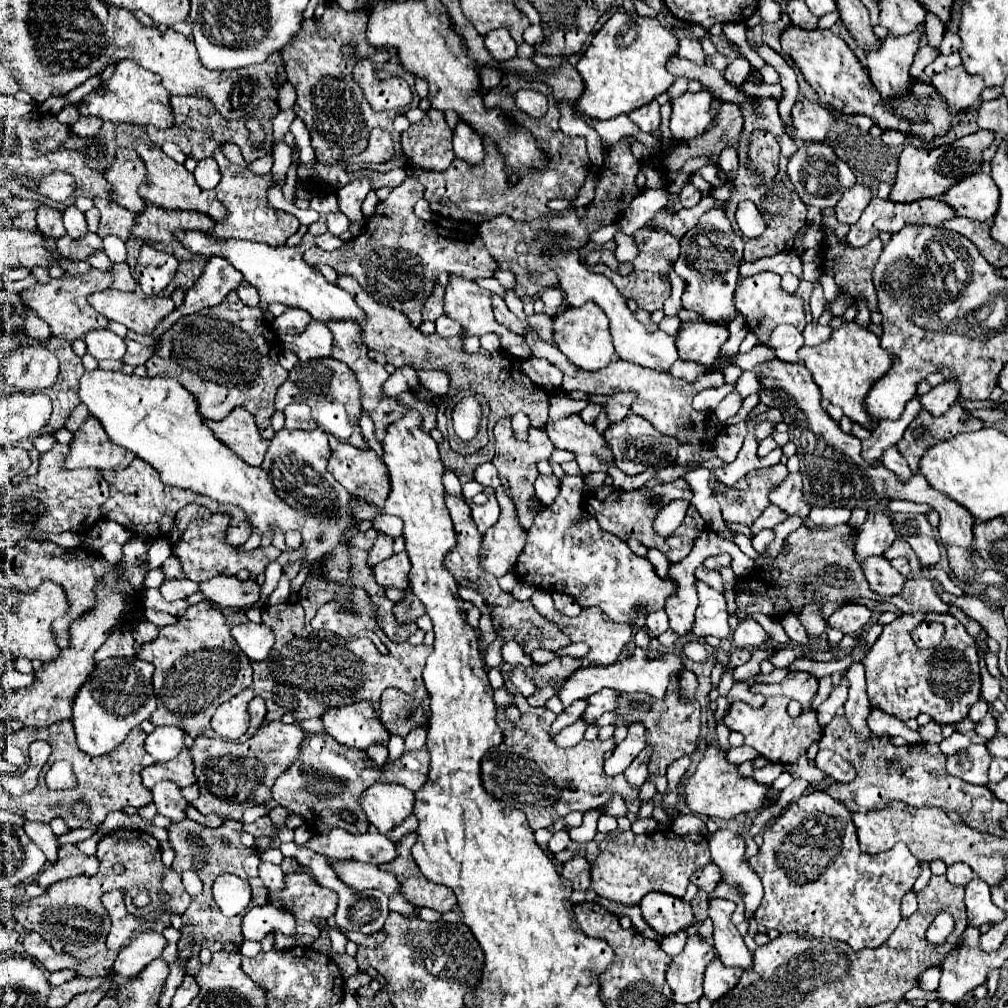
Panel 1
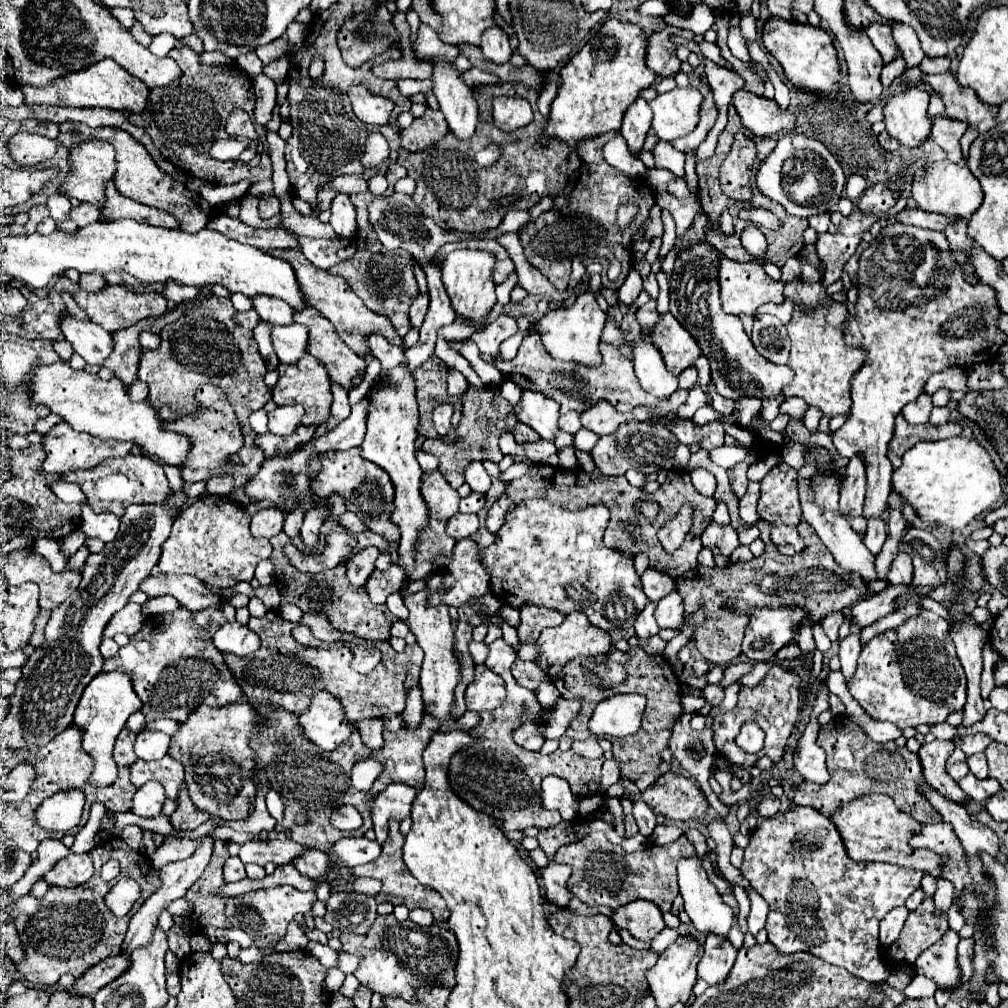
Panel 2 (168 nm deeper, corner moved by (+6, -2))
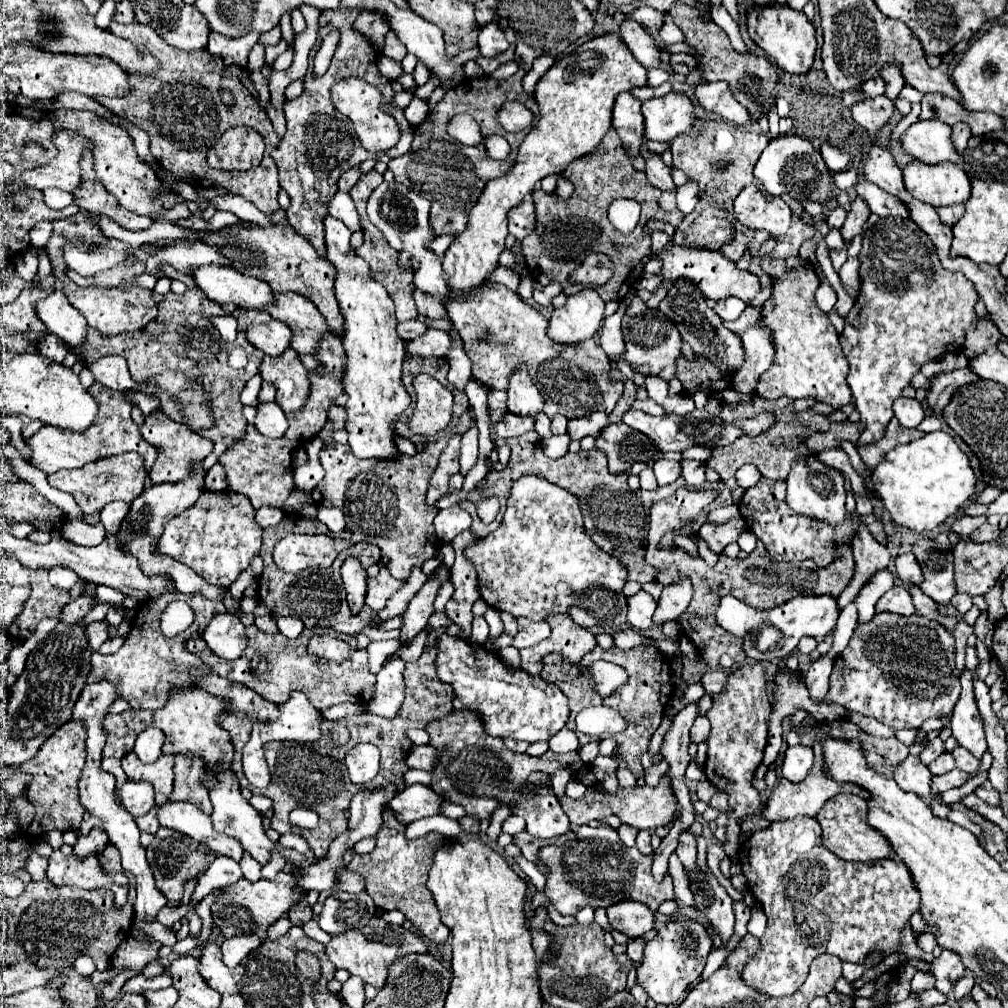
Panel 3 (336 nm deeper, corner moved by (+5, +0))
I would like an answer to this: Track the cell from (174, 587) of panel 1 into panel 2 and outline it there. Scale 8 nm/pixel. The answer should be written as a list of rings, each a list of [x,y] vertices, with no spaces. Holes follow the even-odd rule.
[[[129,602],[123,610],[119,610],[119,612],[111,618],[109,626],[105,628],[105,636],[111,636],[111,638],[113,638],[113,636],[119,634],[119,632],[123,632],[123,634],[127,634],[127,636],[137,634],[137,632],[141,630],[143,622],[145,622],[143,606],[145,606],[145,604]]]

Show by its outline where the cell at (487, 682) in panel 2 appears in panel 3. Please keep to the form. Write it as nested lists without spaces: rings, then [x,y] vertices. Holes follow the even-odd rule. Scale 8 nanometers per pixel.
[[[442,634],[438,638],[436,672],[438,680],[450,684],[454,690],[454,710],[476,712],[484,724],[484,732],[494,738],[548,740],[568,722],[568,698],[556,684],[546,684],[540,676],[506,666],[500,656],[476,642]]]

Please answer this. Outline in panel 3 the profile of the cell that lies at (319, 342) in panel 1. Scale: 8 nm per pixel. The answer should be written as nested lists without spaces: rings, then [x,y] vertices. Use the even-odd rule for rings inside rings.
[[[270,320],[268,324],[246,328],[248,342],[268,356],[280,356],[290,346],[290,336],[290,328],[286,328],[286,324],[280,320]]]

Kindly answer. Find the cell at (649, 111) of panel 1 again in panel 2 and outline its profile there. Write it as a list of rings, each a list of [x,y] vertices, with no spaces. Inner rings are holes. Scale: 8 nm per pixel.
[[[637,98],[637,102],[633,102],[633,106],[629,106],[629,110],[625,112],[621,134],[627,140],[633,156],[637,156],[637,152],[641,150],[643,140],[651,128],[651,120],[653,120],[653,112],[647,100],[643,98]]]

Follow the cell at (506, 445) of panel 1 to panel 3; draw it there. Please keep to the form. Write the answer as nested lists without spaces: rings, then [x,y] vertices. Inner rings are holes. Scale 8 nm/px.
[[[506,412],[504,418],[500,422],[494,424],[494,432],[496,436],[520,436],[524,432],[534,430],[534,418],[532,416],[518,416],[518,414],[510,414]]]

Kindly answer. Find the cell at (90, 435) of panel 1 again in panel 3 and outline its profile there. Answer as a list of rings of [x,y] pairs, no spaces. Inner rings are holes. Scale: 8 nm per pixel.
[[[94,382],[94,386],[90,386],[88,392],[98,402],[98,414],[96,414],[94,422],[90,424],[90,428],[84,432],[72,432],[72,430],[62,430],[62,428],[54,428],[54,426],[40,428],[32,438],[26,440],[28,446],[32,448],[30,464],[34,468],[42,470],[44,474],[52,474],[52,472],[58,472],[64,468],[80,468],[80,466],[88,464],[90,460],[102,458],[102,454],[122,454],[122,452],[134,450],[144,458],[144,470],[146,470],[146,474],[150,474],[150,468],[156,460],[156,450],[154,450],[154,446],[146,444],[146,440],[142,440],[138,426],[130,418],[132,406],[128,402],[124,402],[124,392],[110,392],[100,382]]]

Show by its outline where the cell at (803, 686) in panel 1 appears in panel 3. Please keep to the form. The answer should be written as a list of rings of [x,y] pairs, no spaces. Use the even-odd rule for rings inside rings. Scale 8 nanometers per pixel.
[[[744,664],[742,668],[730,672],[726,686],[720,694],[712,696],[712,708],[706,712],[706,718],[712,724],[708,738],[708,752],[704,774],[710,784],[728,794],[730,816],[726,824],[726,840],[722,844],[728,858],[734,858],[738,852],[738,828],[740,820],[760,812],[762,800],[760,794],[752,788],[752,778],[756,768],[762,762],[762,752],[766,746],[766,716],[770,716],[770,694],[766,692],[766,674],[760,664]]]

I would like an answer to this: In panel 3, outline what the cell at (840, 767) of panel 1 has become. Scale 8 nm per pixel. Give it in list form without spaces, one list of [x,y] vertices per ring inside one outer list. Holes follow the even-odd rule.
[[[792,746],[784,754],[782,762],[782,778],[790,782],[802,782],[814,762],[814,752],[812,748],[802,748],[802,746]]]

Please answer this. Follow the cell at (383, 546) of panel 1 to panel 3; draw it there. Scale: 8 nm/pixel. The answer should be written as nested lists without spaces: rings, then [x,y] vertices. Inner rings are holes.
[[[350,558],[342,564],[342,580],[350,612],[358,614],[364,606],[364,596],[366,596],[366,570],[360,566],[356,558]]]

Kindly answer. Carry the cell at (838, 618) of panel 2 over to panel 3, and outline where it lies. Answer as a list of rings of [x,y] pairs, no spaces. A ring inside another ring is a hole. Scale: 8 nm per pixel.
[[[850,516],[856,524],[858,524],[858,532],[854,536],[854,576],[850,580],[850,584],[846,586],[846,590],[842,592],[842,596],[838,596],[838,604],[840,608],[848,606],[850,602],[856,600],[856,596],[860,594],[860,590],[870,582],[870,578],[888,568],[890,562],[890,552],[886,550],[886,546],[880,546],[868,532],[868,528],[858,520],[858,516]]]

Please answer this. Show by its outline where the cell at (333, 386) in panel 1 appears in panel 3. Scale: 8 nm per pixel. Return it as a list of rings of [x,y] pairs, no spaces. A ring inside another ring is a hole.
[[[288,348],[282,356],[264,356],[258,374],[276,388],[276,402],[284,412],[296,412],[306,402],[310,382],[298,352]]]

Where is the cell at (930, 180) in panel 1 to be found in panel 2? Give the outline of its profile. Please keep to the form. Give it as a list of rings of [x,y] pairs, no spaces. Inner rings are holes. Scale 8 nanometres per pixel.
[[[873,184],[865,190],[865,194],[859,198],[859,208],[863,212],[887,212],[891,210],[899,200],[899,192],[893,192],[891,184]]]

